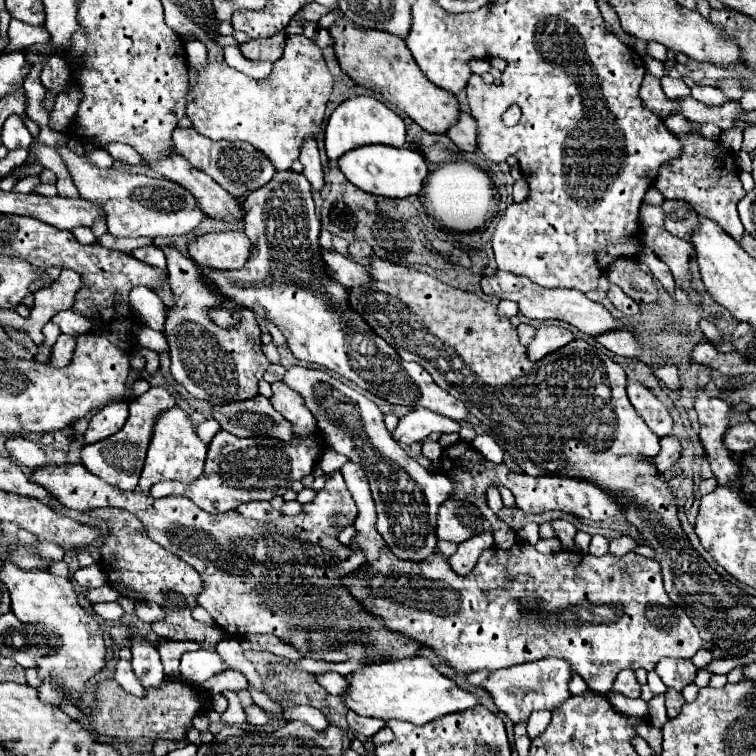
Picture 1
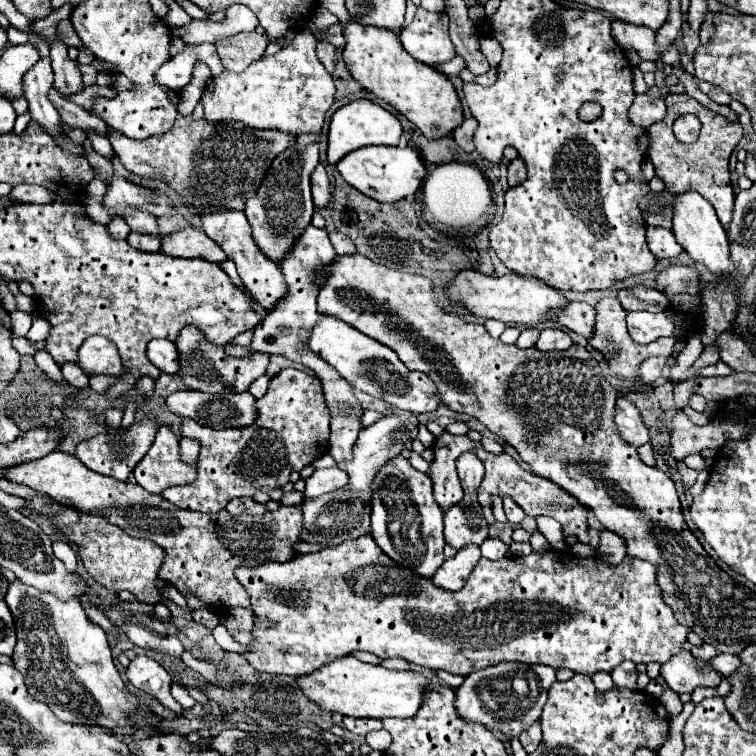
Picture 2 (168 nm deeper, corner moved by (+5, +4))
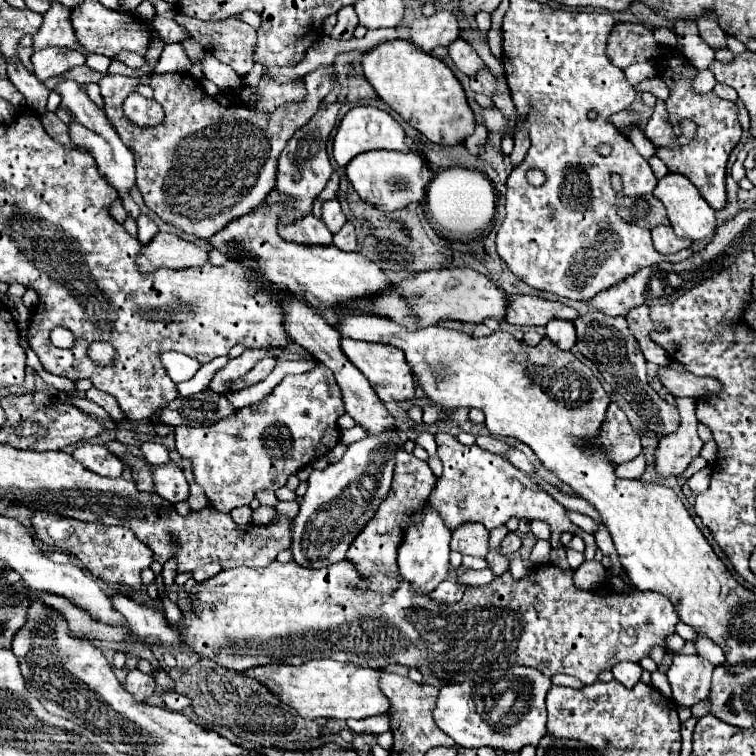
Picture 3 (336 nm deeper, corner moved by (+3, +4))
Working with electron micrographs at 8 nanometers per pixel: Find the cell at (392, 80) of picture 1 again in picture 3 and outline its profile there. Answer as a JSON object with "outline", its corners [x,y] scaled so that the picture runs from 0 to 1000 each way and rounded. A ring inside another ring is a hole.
{"outline":[[[522,52],[496,60],[480,73],[478,89],[499,126],[567,187],[581,192],[604,192],[626,176],[628,155],[599,94],[586,81],[552,65],[544,54]]]}

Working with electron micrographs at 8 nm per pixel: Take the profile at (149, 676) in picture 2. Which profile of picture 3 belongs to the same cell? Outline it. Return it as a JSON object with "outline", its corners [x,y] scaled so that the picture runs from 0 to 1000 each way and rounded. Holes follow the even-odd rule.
{"outline":[[[173,885],[168,890],[165,906],[163,906],[181,927],[194,927],[200,922],[200,917],[205,914],[205,898],[184,885]]]}

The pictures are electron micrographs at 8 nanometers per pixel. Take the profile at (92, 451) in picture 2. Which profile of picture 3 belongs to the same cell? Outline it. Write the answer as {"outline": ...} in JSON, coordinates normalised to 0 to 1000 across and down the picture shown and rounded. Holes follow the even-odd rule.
{"outline":[[[110,586],[97,597],[97,604],[118,623],[136,628],[136,631],[160,631],[163,615],[160,607],[152,604],[139,589],[123,589],[123,586]]]}

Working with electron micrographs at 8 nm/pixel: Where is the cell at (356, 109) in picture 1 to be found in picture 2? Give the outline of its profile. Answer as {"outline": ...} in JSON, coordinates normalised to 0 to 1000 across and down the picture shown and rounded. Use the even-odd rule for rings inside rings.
{"outline":[[[475,131],[475,134],[464,134],[459,139],[454,139],[448,147],[443,147],[440,157],[438,157],[438,171],[435,171],[435,197],[433,197],[433,208],[435,216],[443,218],[448,216],[459,202],[478,197],[478,194],[488,194],[488,192],[512,192],[512,194],[525,194],[530,187],[530,163],[528,157],[509,147],[504,139],[485,134],[485,131]]]}

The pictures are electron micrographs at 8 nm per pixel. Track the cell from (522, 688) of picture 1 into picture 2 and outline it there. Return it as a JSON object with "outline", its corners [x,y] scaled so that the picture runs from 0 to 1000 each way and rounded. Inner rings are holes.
{"outline":[[[687,877],[649,880],[644,885],[618,893],[615,901],[602,911],[602,922],[604,922],[602,938],[610,951],[639,959],[647,967],[663,967],[668,975],[679,978],[679,975],[687,975],[694,964],[700,964],[705,956],[710,956],[716,951],[716,938],[718,938],[718,930],[724,927],[724,914],[734,901],[737,901],[734,885],[729,885],[724,880],[687,880]],[[687,898],[692,898],[700,909],[694,914],[694,919],[687,914],[679,914],[679,909],[676,909],[676,903],[681,903]],[[671,911],[676,911],[676,914],[671,917]],[[655,919],[657,919],[657,925],[665,922],[671,927],[655,927]]]}

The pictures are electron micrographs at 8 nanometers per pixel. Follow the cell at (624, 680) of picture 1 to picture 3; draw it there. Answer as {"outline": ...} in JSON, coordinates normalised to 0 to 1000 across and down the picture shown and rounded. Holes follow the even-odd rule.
{"outline":[[[816,877],[816,880],[811,880],[808,890],[821,906],[840,909],[845,903],[845,898],[848,898],[851,885],[848,885],[845,877]]]}

